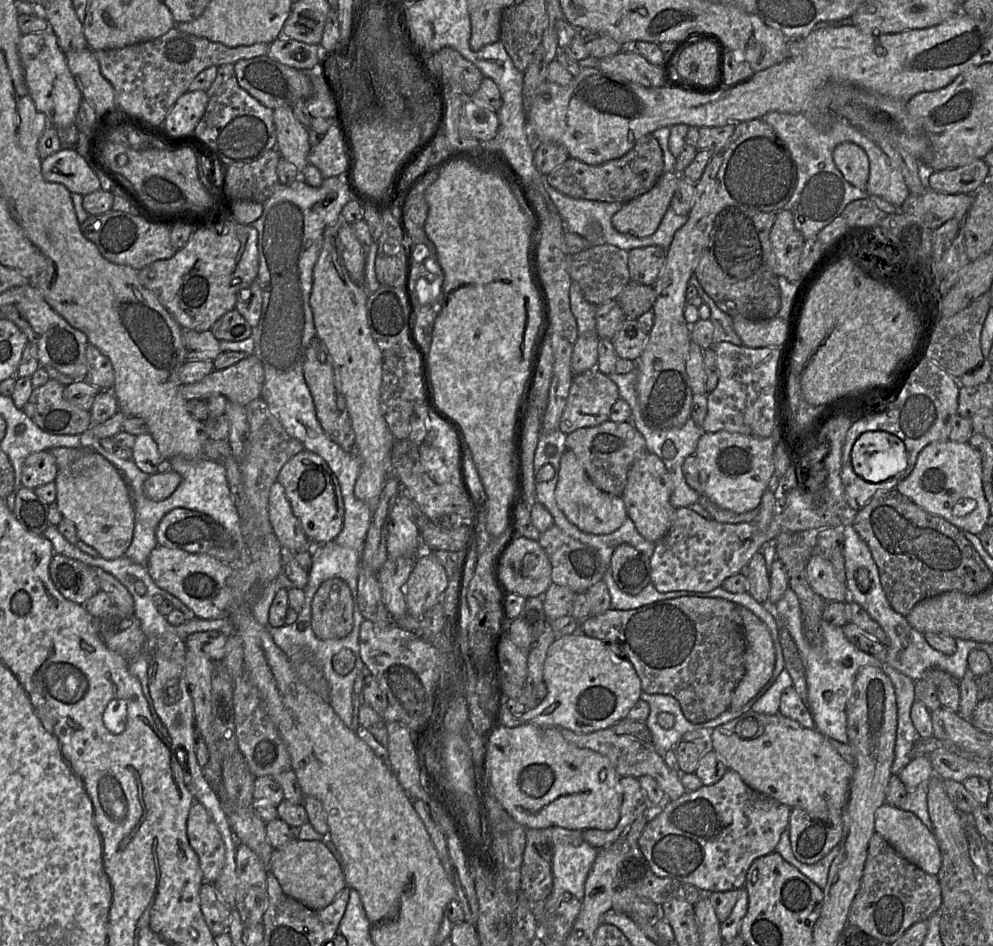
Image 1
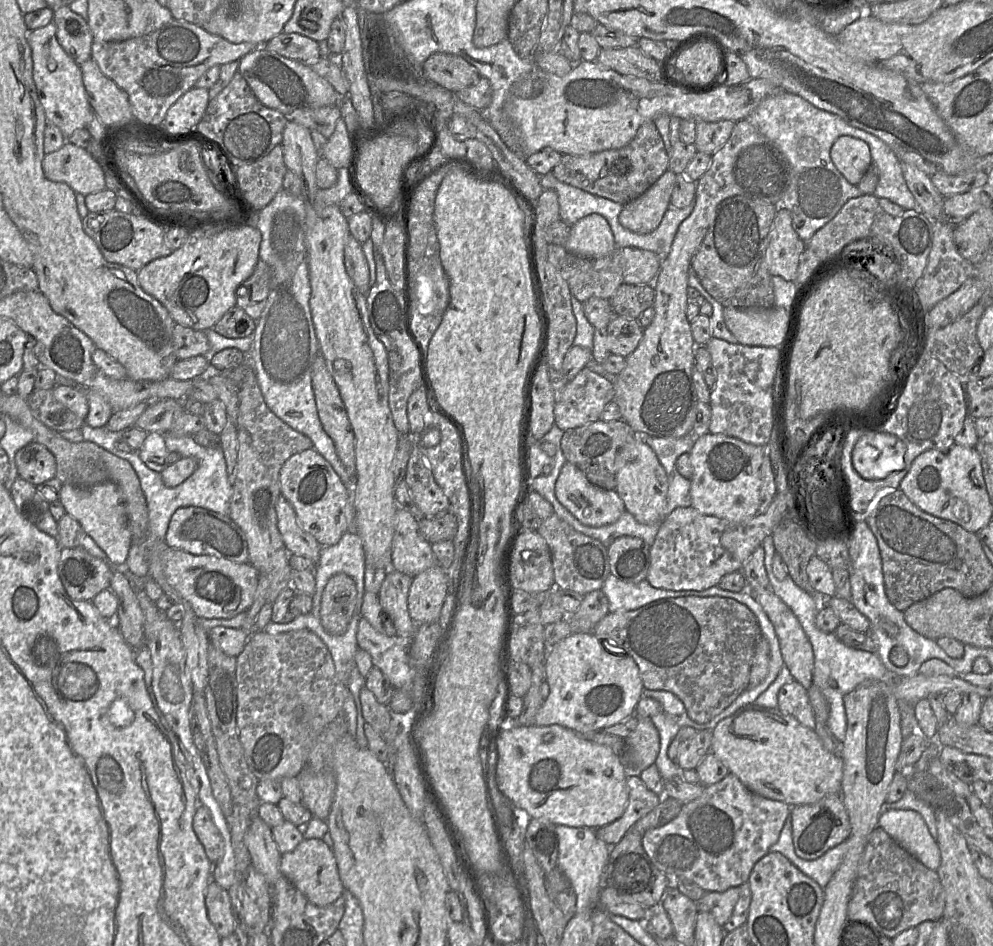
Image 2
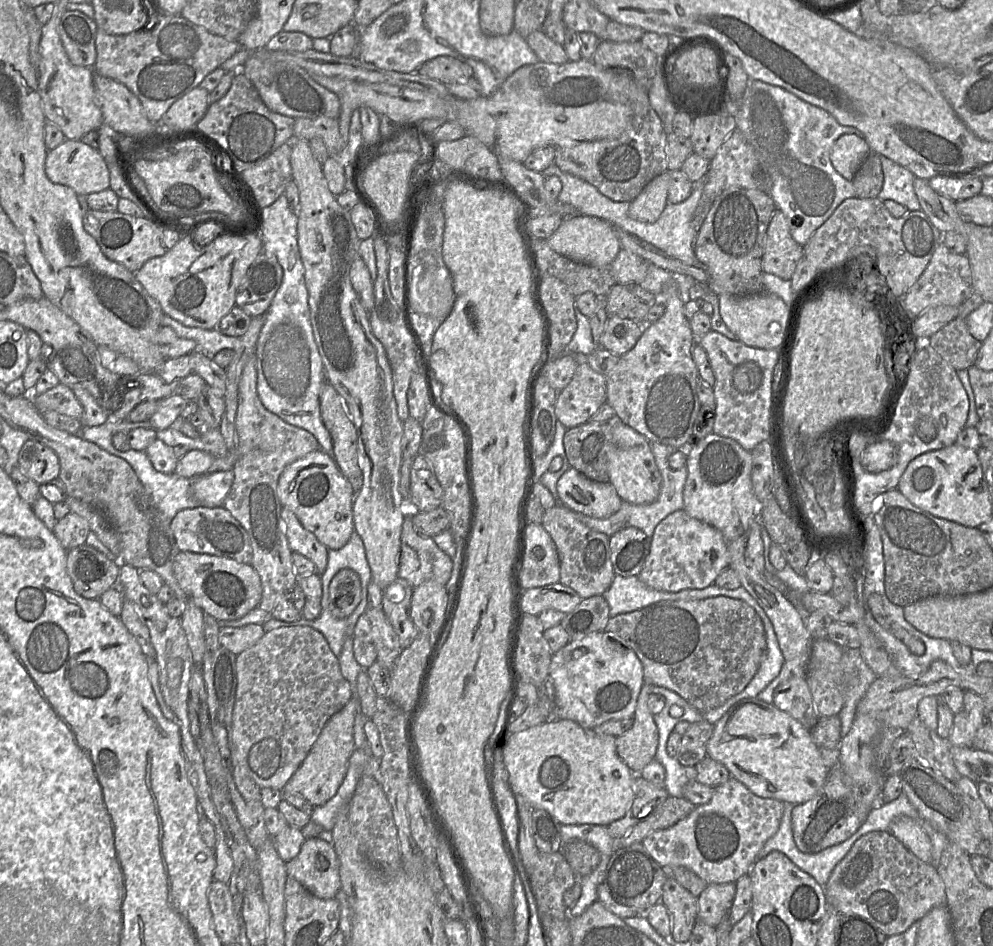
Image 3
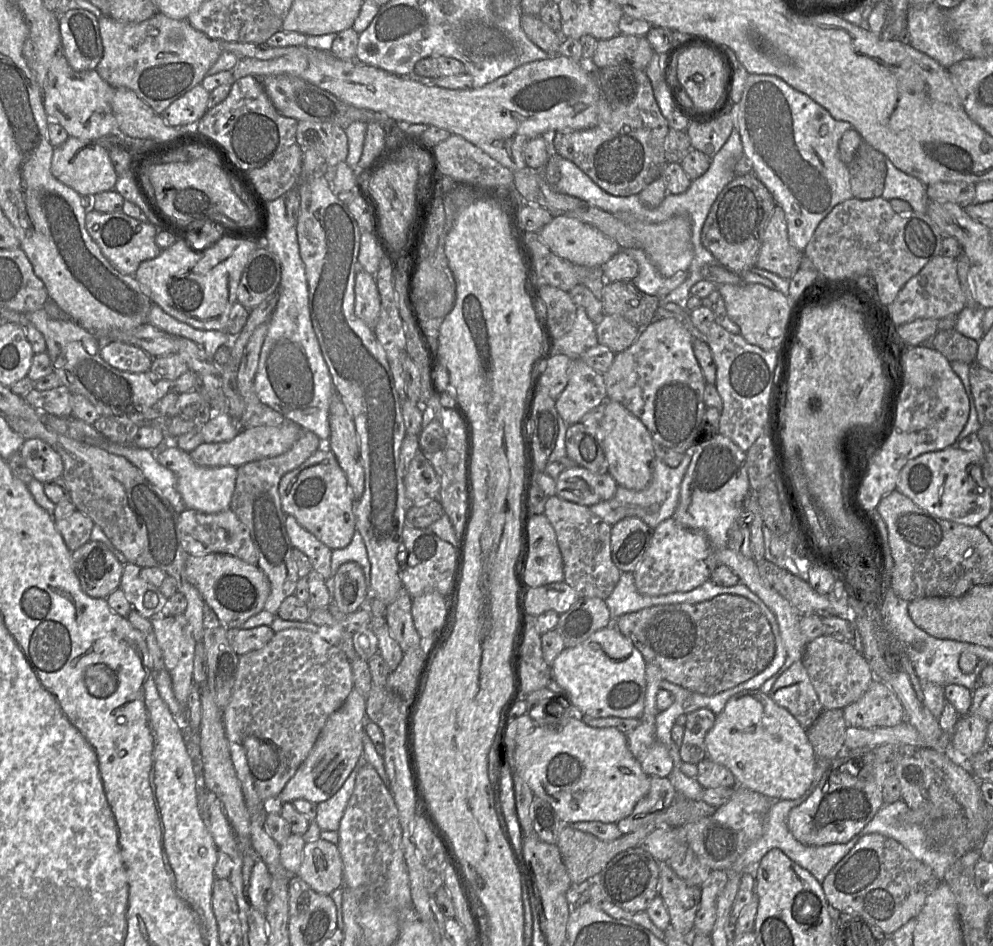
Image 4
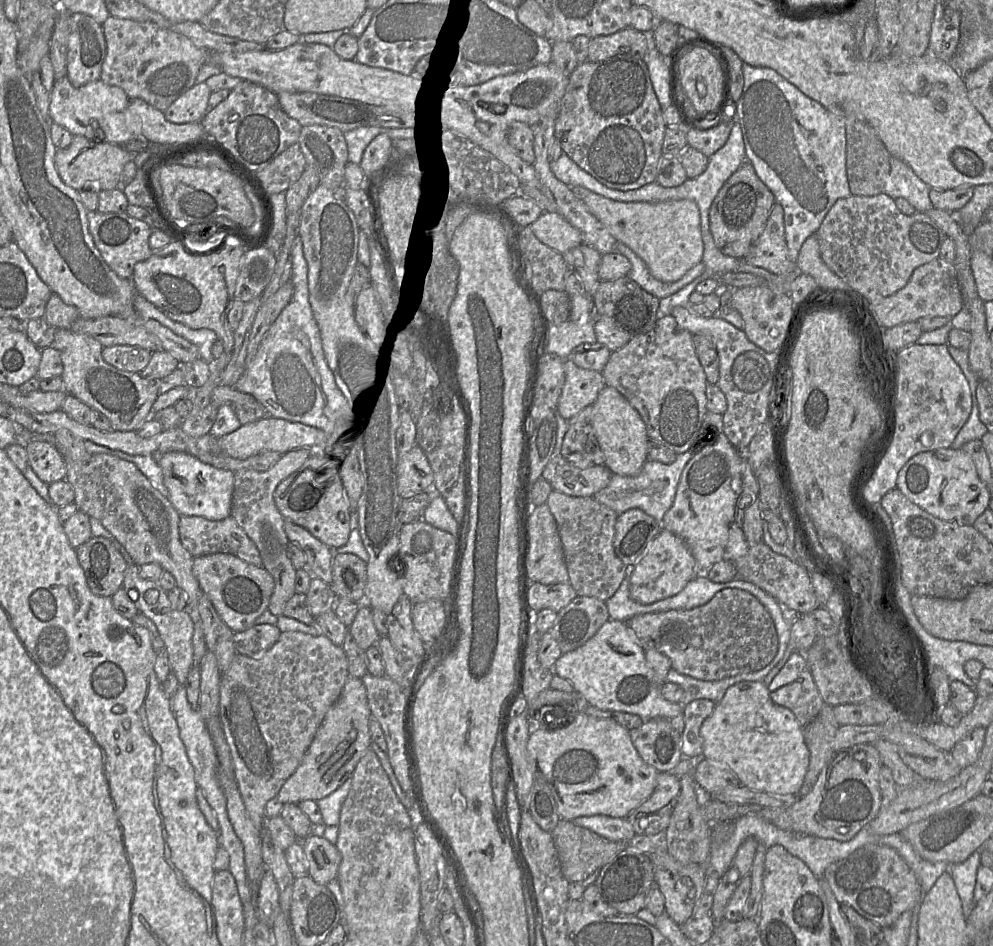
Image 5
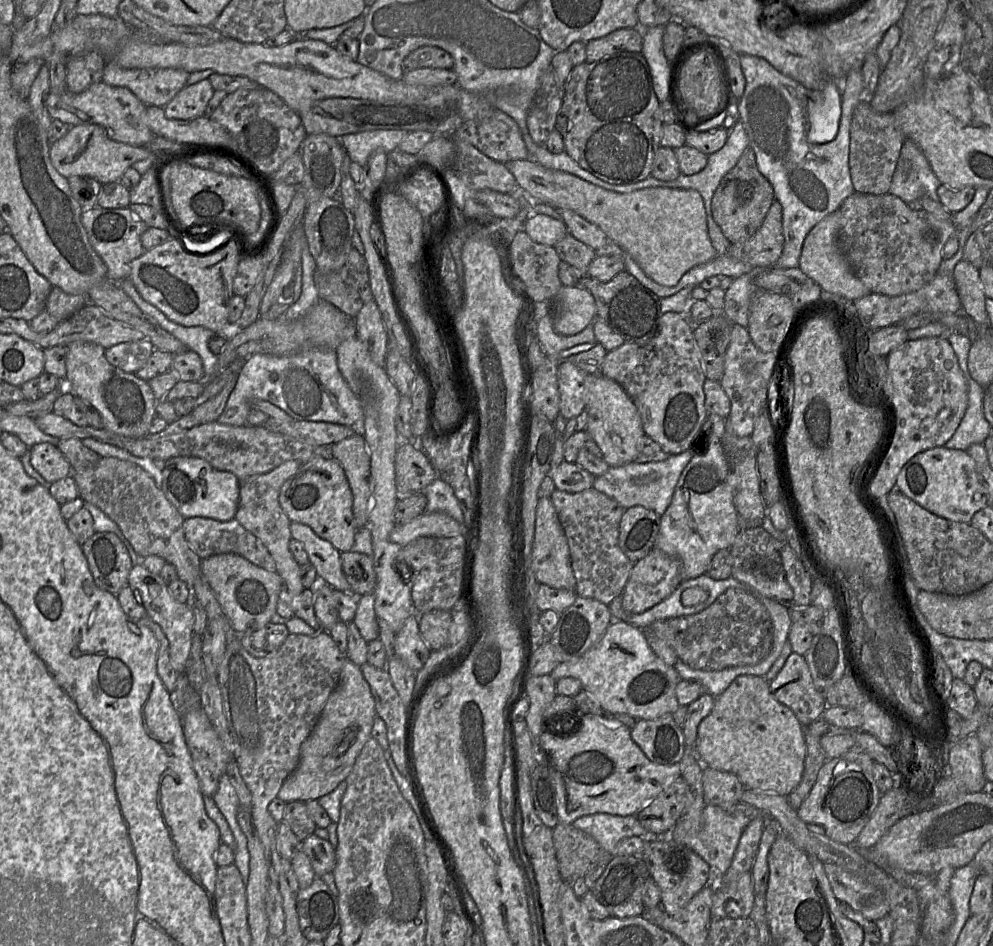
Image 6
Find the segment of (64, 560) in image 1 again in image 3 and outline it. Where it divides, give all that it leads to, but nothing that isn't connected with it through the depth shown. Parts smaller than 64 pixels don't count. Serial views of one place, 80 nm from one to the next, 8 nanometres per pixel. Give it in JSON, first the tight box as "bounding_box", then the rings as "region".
{"bounding_box":[66,544,121,599],"region":[[[87,544],[67,551],[66,569],[73,588],[87,599],[99,599],[108,589],[117,587],[121,565]]]}

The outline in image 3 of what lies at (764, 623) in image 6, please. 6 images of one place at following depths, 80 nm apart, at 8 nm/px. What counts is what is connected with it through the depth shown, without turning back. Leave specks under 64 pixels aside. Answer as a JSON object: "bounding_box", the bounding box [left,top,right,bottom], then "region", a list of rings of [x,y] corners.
{"bounding_box":[604,596,767,712],"region":[[[727,596],[699,600],[665,600],[610,617],[604,632],[632,649],[643,666],[644,683],[667,688],[700,712],[721,706],[742,692],[757,673],[767,653],[761,618],[746,602]]]}

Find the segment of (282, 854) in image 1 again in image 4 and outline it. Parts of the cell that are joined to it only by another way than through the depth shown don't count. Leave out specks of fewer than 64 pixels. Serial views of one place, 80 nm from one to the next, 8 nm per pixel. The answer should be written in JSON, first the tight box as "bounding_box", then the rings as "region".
{"bounding_box":[296,839,343,895],"region":[[[318,839],[305,843],[303,859],[296,873],[315,892],[330,895],[334,890],[343,886],[343,862],[337,845]]]}

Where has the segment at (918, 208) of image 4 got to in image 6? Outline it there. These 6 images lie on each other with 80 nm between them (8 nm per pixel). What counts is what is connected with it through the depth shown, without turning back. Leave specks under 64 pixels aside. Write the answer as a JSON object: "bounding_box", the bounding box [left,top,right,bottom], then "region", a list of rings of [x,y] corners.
{"bounding_box":[888,139,940,203],"region":[[[905,139],[888,193],[905,203],[919,200],[924,195],[933,201],[939,201],[937,188],[940,185],[919,147],[912,140]]]}

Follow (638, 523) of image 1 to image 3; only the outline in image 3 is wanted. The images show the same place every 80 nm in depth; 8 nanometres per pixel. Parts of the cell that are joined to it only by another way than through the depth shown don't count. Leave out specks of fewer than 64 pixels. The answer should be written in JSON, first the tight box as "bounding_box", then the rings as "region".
{"bounding_box":[607,415,662,505],"region":[[[617,415],[607,422],[611,427],[611,440],[607,451],[609,482],[624,502],[636,505],[652,503],[660,493],[662,476],[650,449],[650,442],[645,436],[623,423]]]}

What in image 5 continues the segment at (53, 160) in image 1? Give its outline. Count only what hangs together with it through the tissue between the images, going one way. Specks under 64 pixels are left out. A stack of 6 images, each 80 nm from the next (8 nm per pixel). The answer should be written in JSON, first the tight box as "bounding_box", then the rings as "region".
{"bounding_box":[55,136,133,190],"region":[[[73,136],[69,146],[57,148],[55,153],[55,166],[63,182],[79,190],[102,190],[117,188],[124,166],[133,155],[124,150],[119,144],[104,141],[93,141],[84,136]]]}

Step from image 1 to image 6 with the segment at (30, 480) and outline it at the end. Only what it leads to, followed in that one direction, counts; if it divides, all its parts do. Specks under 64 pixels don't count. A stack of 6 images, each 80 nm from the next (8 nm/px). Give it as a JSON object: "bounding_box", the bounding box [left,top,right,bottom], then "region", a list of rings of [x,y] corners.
{"bounding_box":[29,442,72,483],"region":[[[43,442],[31,446],[29,451],[31,465],[47,483],[71,475],[72,467],[57,446]]]}

